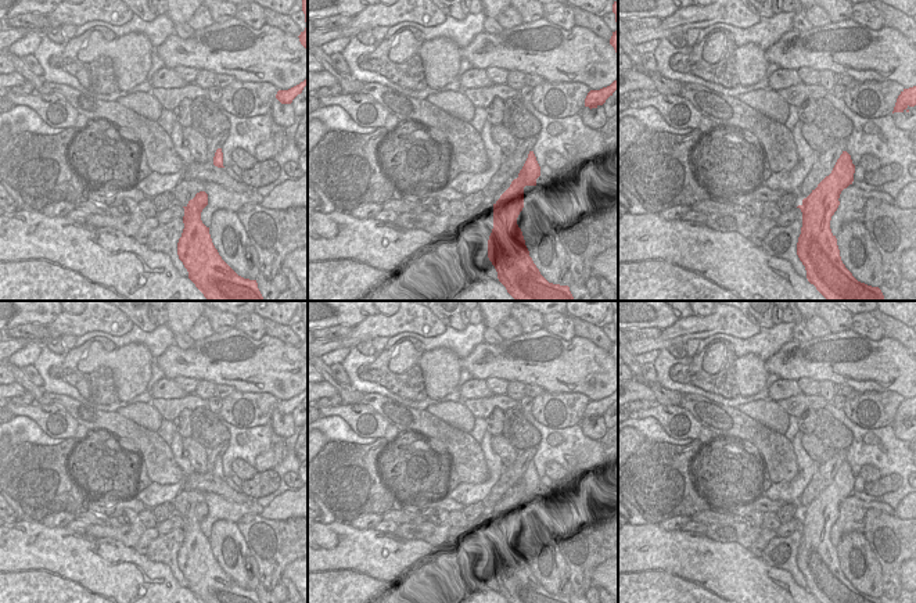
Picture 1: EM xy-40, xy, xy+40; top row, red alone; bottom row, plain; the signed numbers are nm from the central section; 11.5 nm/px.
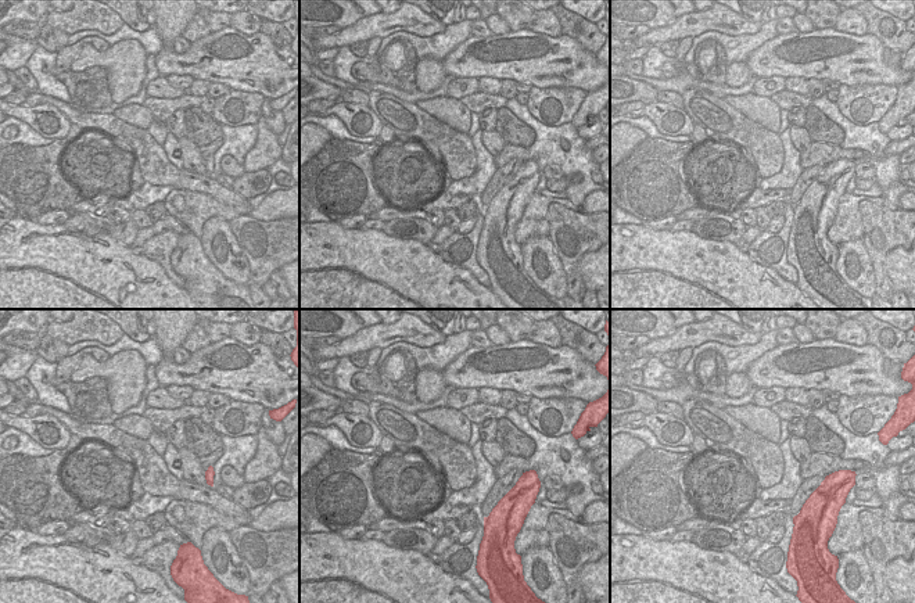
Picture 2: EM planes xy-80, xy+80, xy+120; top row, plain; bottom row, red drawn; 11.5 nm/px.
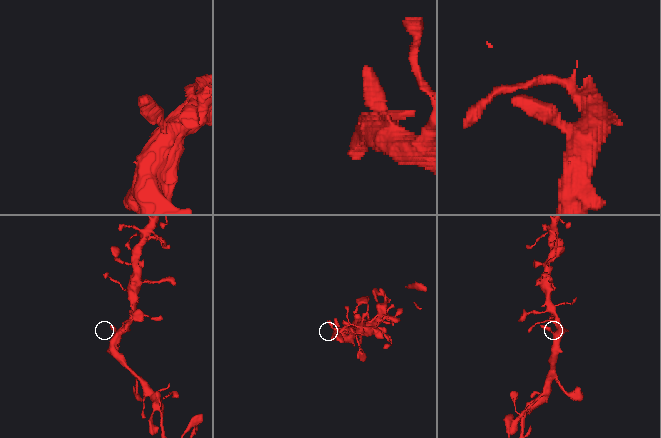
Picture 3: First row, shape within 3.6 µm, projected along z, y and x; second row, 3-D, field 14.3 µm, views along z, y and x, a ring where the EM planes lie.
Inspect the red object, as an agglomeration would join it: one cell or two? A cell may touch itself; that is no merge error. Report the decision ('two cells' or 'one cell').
one cell

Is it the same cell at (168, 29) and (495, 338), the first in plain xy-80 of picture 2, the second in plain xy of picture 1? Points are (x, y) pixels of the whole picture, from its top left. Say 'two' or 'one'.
two

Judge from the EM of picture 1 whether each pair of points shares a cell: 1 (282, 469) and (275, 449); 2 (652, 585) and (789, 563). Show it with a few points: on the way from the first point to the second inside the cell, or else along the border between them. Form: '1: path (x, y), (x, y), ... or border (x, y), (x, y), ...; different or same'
1: border (287, 448), (283, 459), (270, 469); different
2: border (760, 557), (771, 566), (785, 569), (797, 585); different

